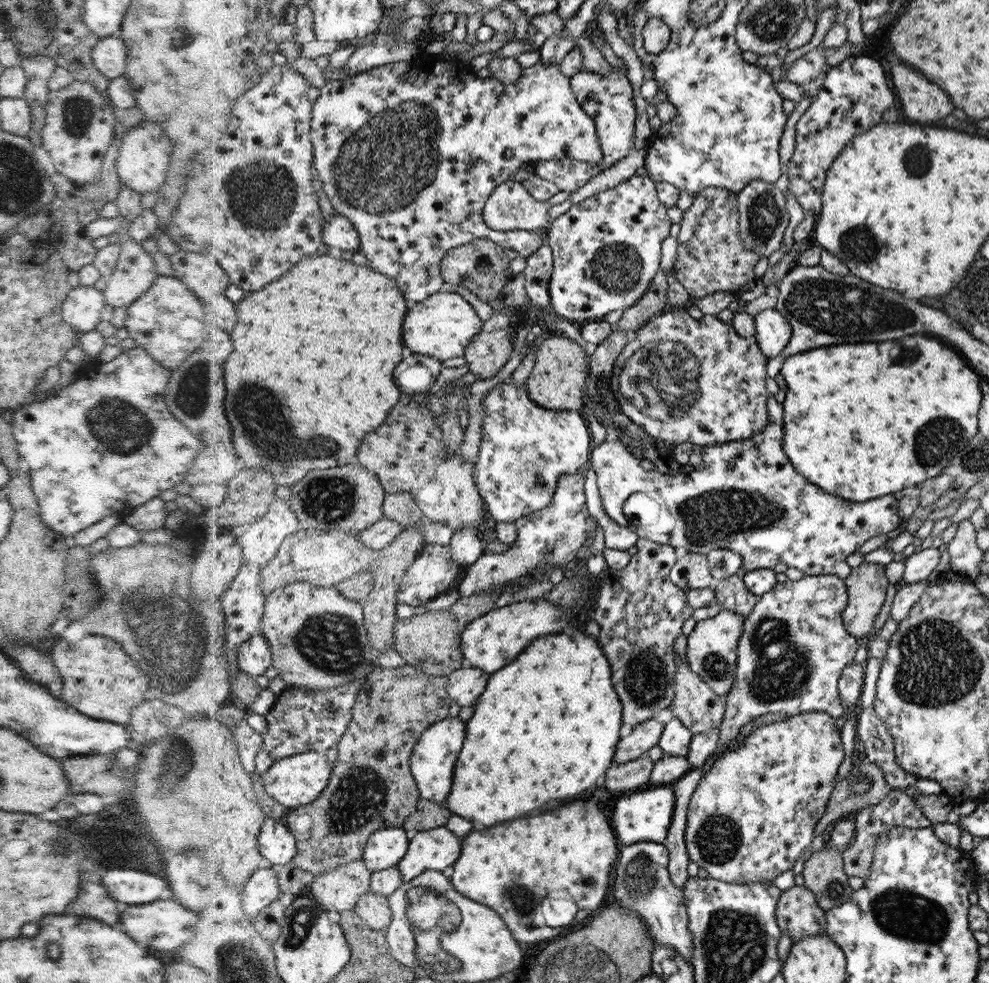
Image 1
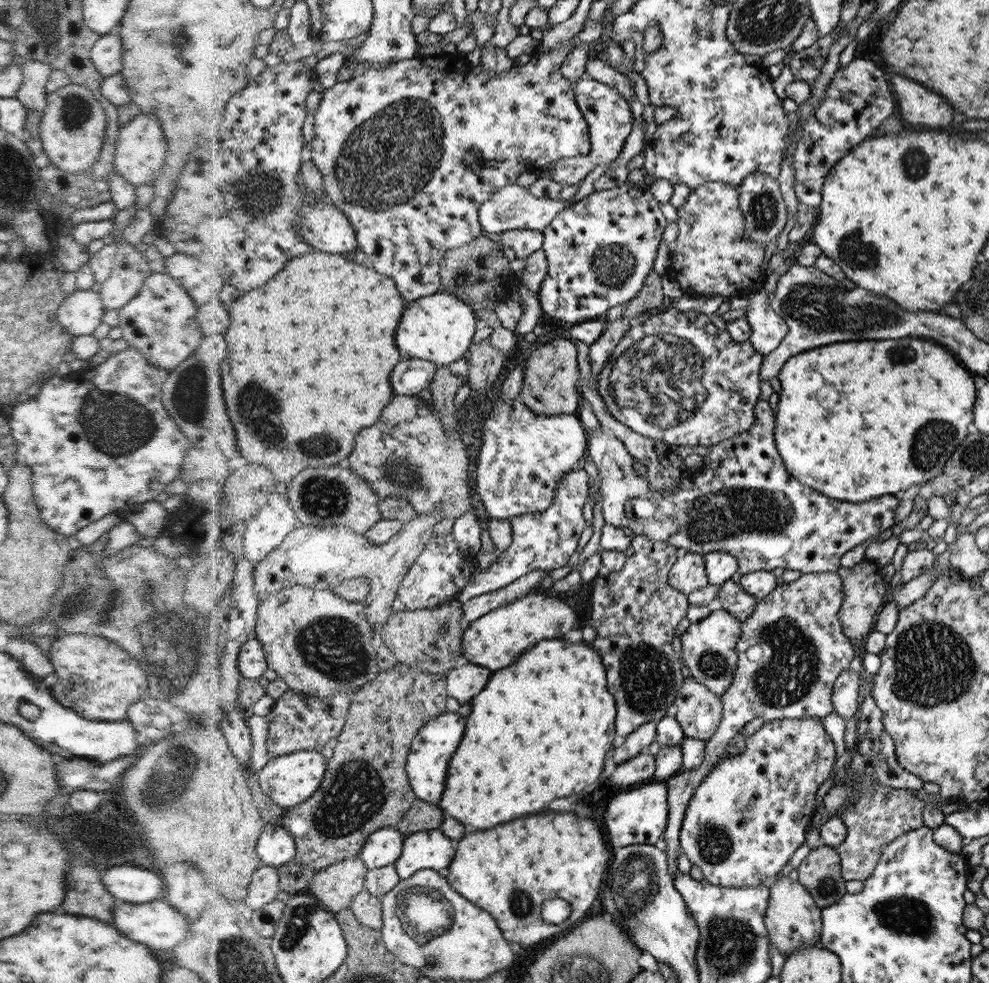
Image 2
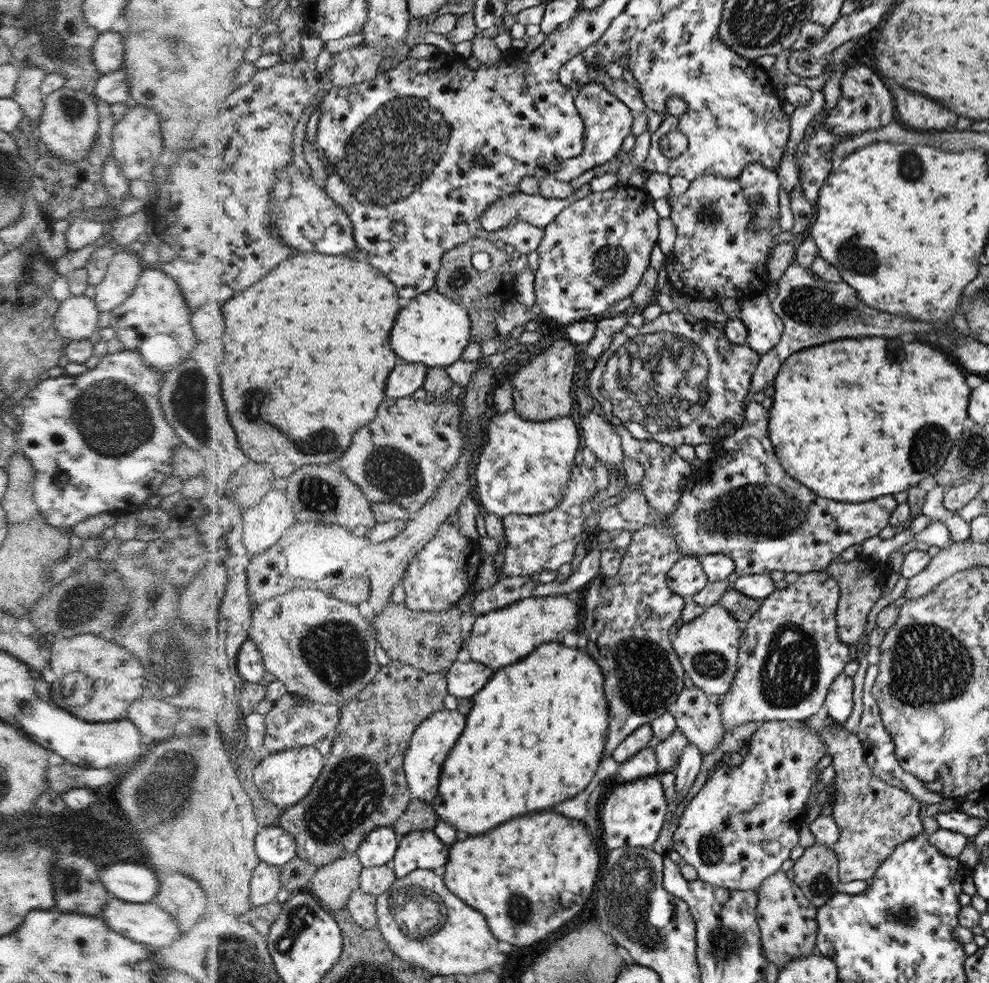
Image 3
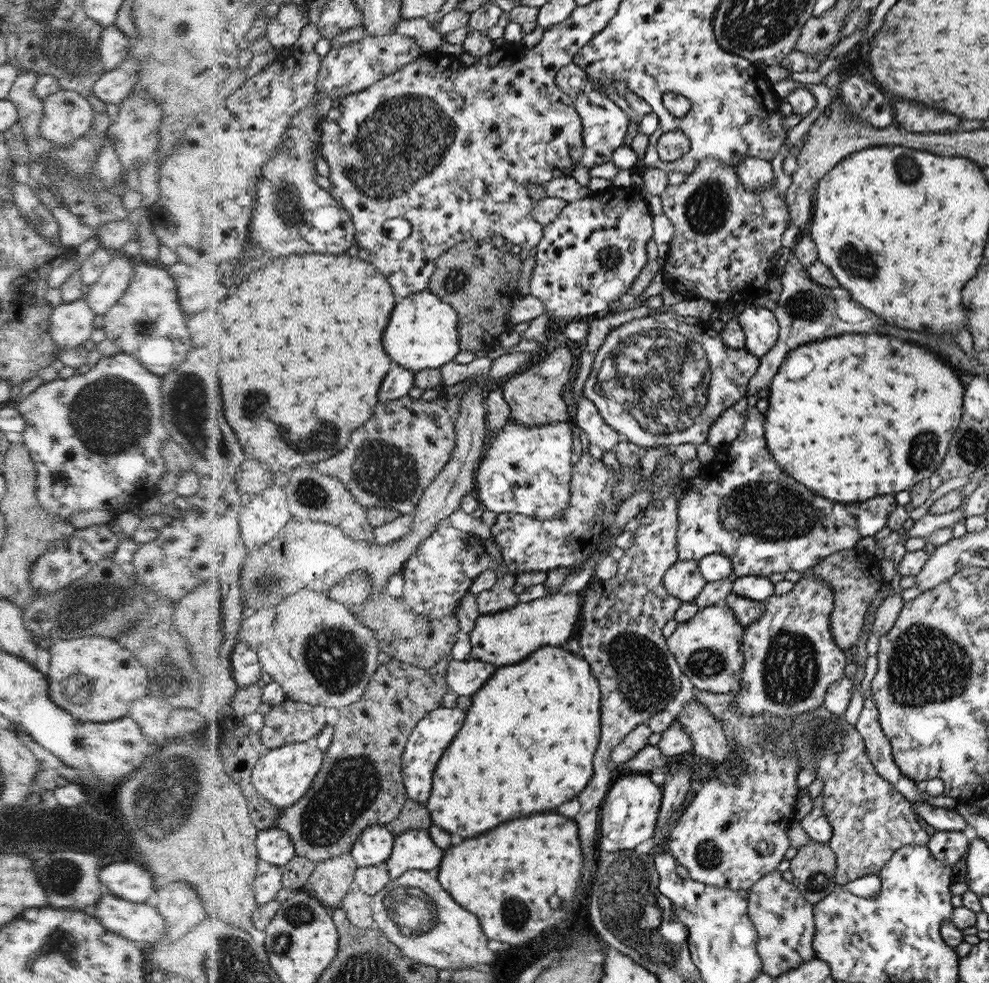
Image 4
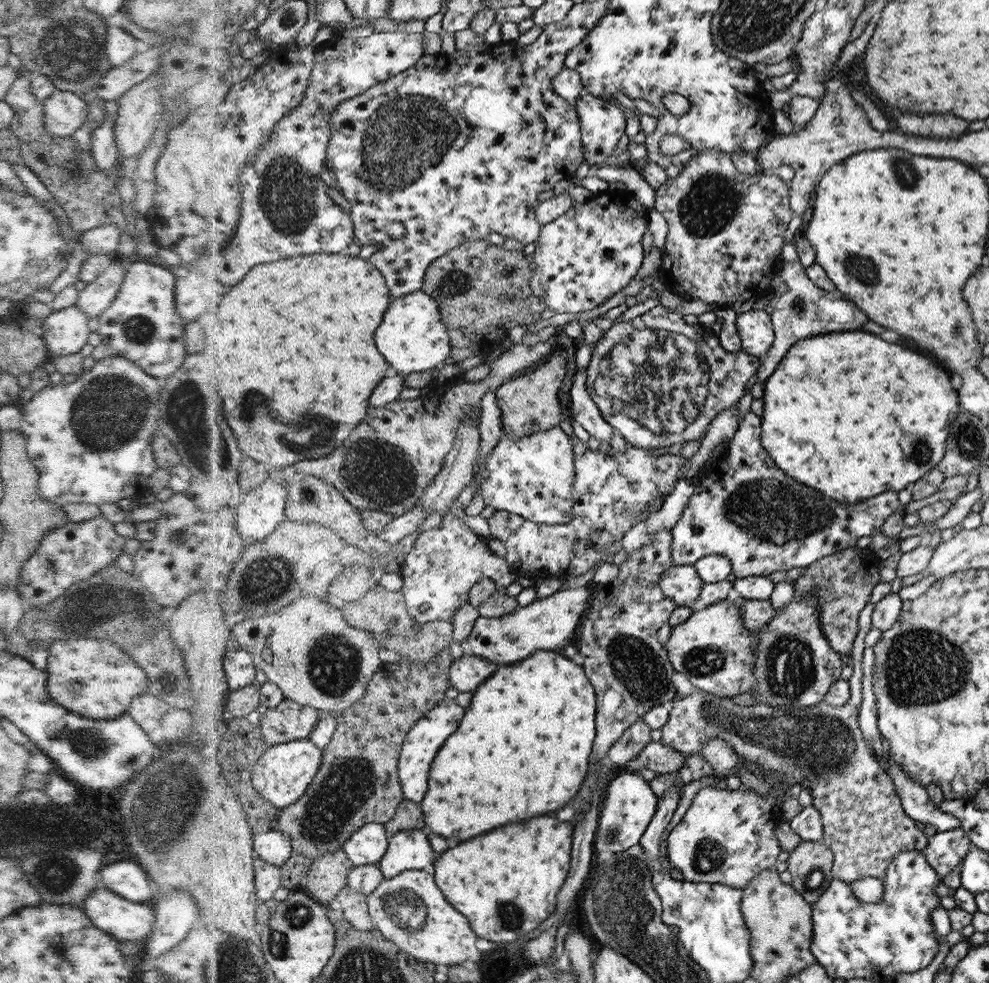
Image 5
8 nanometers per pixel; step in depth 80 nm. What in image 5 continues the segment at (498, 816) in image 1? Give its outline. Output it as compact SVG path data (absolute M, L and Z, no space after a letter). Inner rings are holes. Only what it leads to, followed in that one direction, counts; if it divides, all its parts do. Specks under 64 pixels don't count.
M537 651L523 661L499 666L497 671L473 692L471 702L465 710L468 710L468 718L464 718L464 726L458 726L456 732L452 734L447 744L439 752L435 764L432 765L432 790L428 791L427 797L421 803L427 826L432 829L432 832L442 834L442 836L446 836L450 840L452 838L456 840L456 836L458 836L458 840L462 842L462 840L474 838L478 834L484 834L488 830L500 828L504 824L510 824L510 822L522 822L522 820L530 820L534 816L542 816L542 814L560 810L580 790L580 784L584 782L586 772L588 772L588 762L590 762L590 754L592 754L592 742L594 742L594 736L596 736L596 693L585 675L582 665L576 666L572 660L568 660L568 657L561 654L561 652Z

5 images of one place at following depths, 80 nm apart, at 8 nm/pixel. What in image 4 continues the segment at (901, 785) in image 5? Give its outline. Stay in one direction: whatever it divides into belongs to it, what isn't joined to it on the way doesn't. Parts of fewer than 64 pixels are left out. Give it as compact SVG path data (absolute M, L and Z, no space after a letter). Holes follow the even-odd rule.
M911 801L911 809L926 824L933 826L937 831L964 831L968 828L965 818L951 808L936 808L926 801Z

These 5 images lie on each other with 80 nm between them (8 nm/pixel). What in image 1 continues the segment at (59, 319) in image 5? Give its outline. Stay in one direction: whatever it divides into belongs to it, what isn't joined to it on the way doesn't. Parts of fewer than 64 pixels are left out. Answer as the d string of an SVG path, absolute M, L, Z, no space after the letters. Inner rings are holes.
M79 285L67 294L61 313L63 319L81 334L96 329L103 319L105 305L103 291L93 286Z

